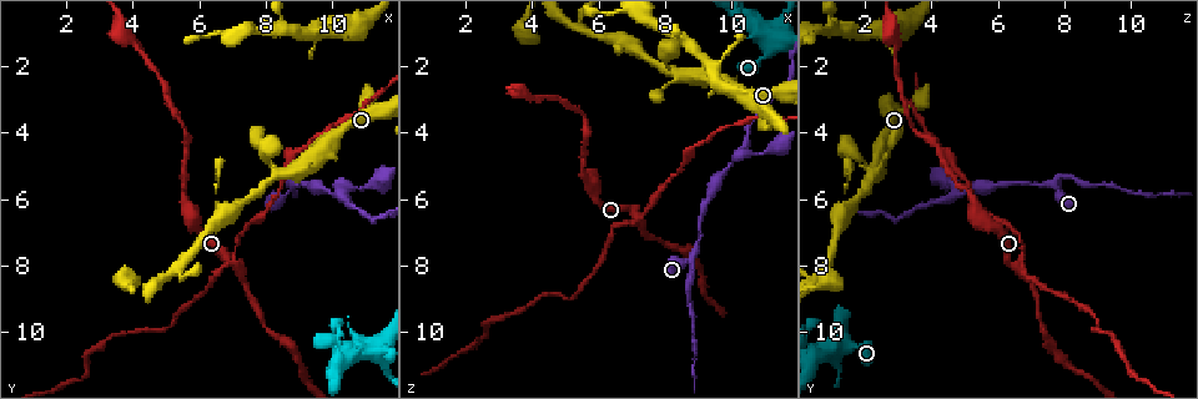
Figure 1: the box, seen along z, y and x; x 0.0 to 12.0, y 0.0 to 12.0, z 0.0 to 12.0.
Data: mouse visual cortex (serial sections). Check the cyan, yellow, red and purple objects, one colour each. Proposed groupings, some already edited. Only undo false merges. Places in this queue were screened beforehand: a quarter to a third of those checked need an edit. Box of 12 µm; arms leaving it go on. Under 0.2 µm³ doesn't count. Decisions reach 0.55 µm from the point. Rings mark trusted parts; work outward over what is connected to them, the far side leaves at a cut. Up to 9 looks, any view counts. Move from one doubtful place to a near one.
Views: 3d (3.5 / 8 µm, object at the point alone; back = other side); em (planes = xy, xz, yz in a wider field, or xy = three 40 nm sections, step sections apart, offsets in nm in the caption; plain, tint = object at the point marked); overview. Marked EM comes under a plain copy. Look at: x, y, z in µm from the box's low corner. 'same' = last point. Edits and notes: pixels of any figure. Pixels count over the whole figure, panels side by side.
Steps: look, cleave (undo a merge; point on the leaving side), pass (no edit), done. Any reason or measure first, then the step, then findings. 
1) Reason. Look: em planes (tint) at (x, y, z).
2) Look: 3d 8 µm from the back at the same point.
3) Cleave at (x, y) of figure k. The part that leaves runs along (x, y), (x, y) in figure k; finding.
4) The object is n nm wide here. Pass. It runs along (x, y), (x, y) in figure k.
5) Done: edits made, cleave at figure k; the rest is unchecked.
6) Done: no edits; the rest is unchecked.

Branch point. Look: 3d 3.5 µm at (10.1, 5.9, 4.7).

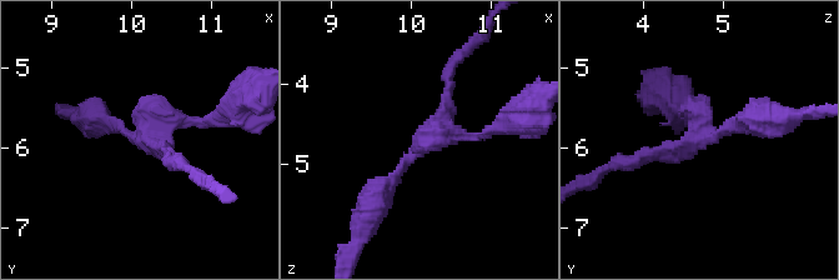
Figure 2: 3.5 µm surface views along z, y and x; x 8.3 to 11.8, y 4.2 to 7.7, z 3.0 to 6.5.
Need the tissue. Look: em planes (tint) at (10.15, 5.90, 4.70).

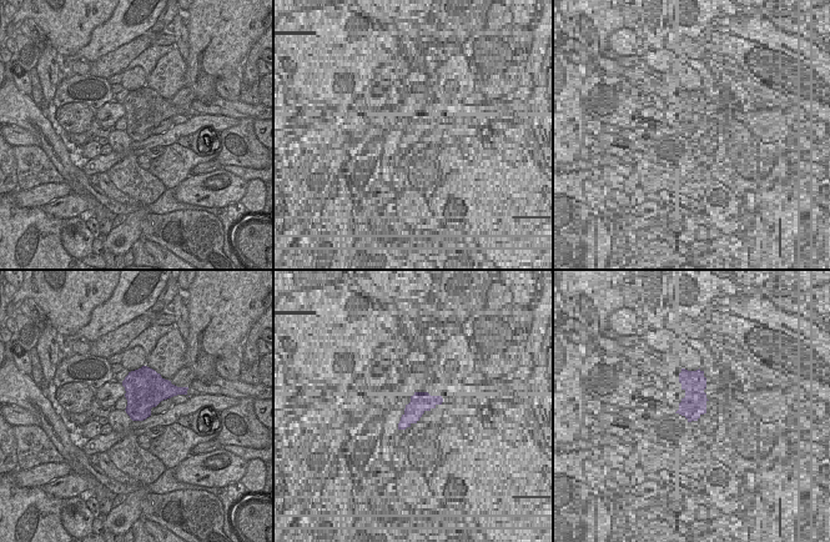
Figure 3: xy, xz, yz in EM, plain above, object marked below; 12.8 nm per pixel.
Pass. It runs along (377, 200), (423, 140), (481, 136), (500, 124) in figure 2; continuous, no second cell.

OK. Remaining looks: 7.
Calibre changes. Look: 3d 3.5 µm at (5.7, 6.2, 5.3).

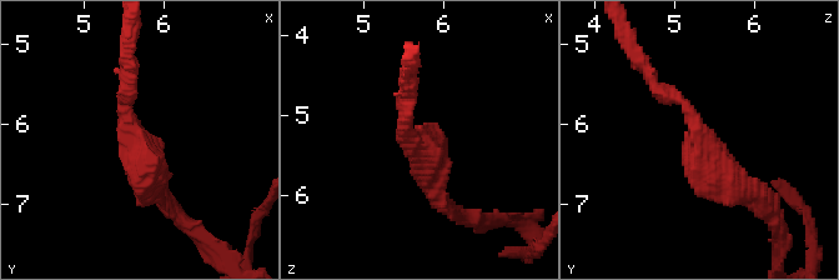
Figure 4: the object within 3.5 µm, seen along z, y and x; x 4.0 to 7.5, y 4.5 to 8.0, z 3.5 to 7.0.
Shape alone is not enough. Look: em xy step 5 (tint) at (5.55, 6.10, 5.35).

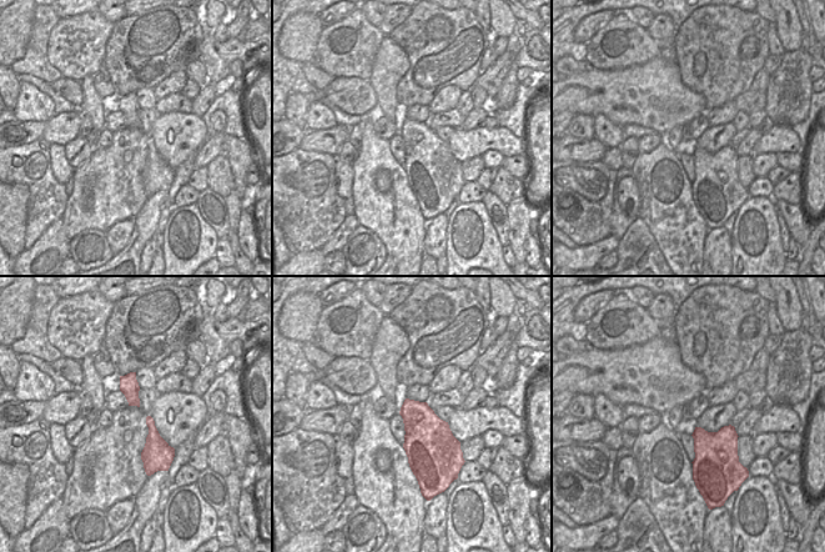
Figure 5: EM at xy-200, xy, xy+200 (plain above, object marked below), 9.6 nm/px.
The arms are 200, 400 nm wide. Pass. It runs along (747, 190), (651, 75) in figure 4; one cell here.

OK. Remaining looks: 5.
Branch point. Look: 3d 3.5 µm at (8.3, 5.2, 2.3).

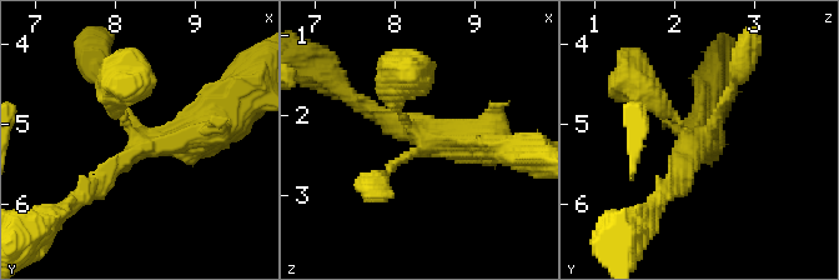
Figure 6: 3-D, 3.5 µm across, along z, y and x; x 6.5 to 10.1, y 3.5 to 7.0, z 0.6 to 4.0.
Look: em xy step 5 (tint) at (8.30, 5.30, 2.20).

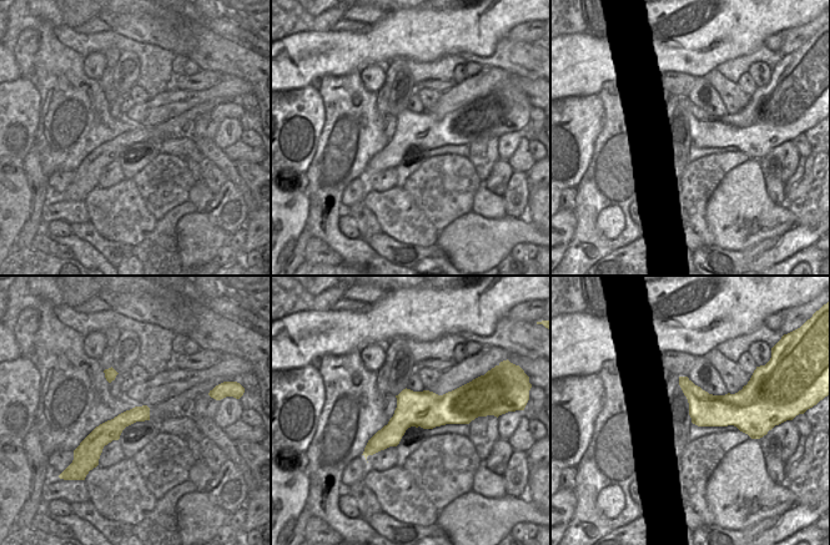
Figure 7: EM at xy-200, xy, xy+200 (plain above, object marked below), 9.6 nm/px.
The object is 360 nm wide here. Pass. It runs along (219, 125), (141, 144), (84, 194) in figure 6; continuous, no second cell.

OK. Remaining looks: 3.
Looks like a crossing. Look: 3d 3.5 µm at (7.2, 8.0, 6.6).

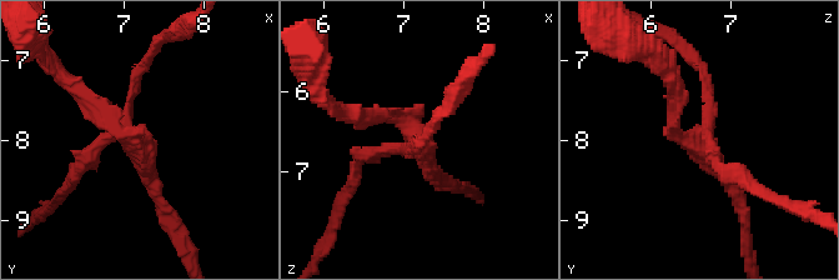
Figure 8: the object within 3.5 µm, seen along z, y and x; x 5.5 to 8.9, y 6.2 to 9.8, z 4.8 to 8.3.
Need the tissue. Look: em xy step 5 (tint) at (7.15, 8.00, 6.55).

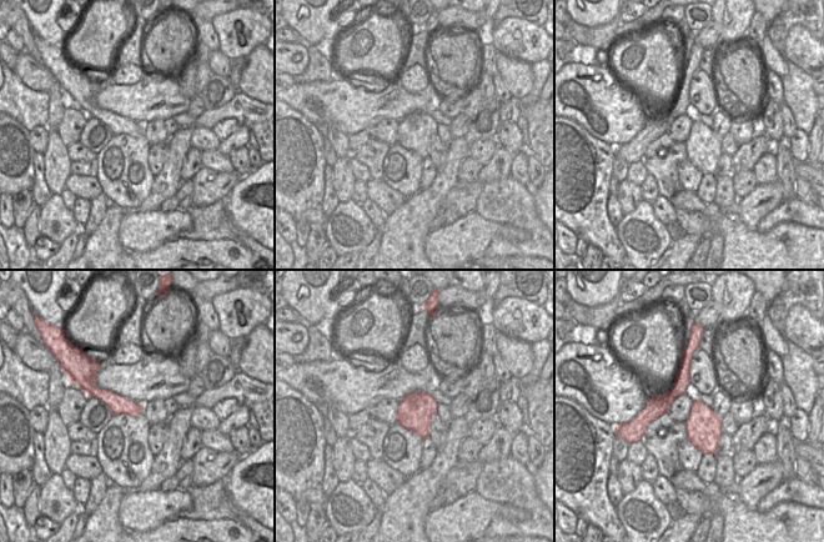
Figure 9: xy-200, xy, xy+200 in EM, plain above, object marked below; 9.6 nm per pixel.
The object is 340 nm wide here. Cleave at (93, 155) of figure 8. The part that leaves runs along (126, 124), (137, 70), (169, 35) in figure 8; a second cell is stuck on.

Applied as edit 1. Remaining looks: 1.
Done: edits made, cleave at figure 8; the rest is unchecked.

